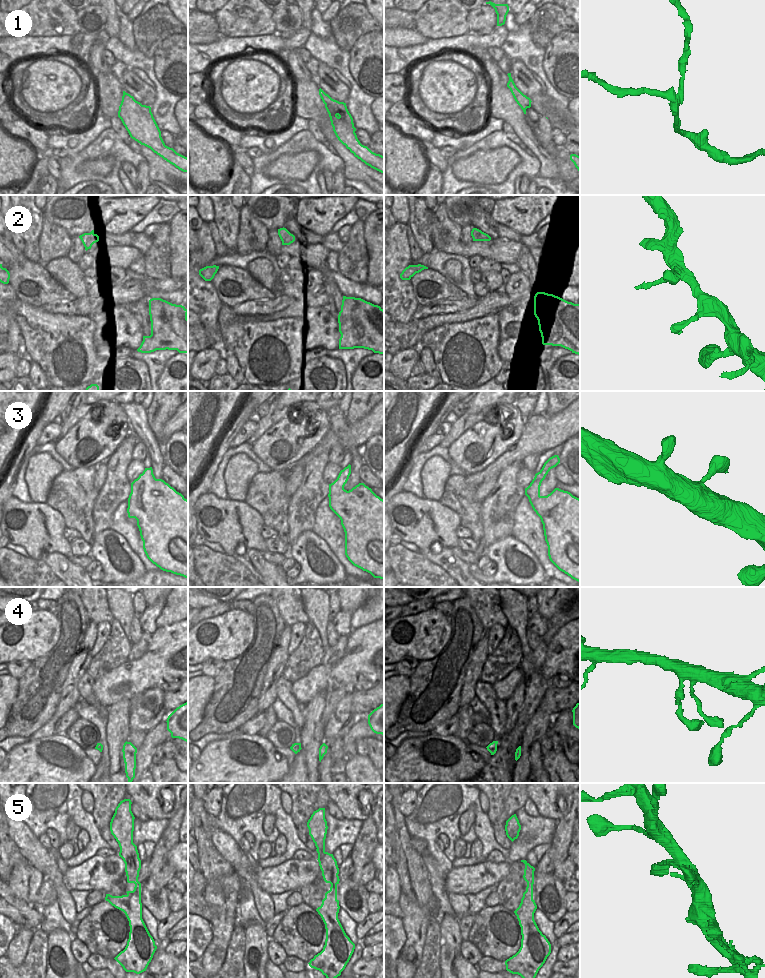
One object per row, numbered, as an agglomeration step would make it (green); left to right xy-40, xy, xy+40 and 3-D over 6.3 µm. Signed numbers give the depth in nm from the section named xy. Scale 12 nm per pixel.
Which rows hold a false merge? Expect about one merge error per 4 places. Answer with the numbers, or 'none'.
1

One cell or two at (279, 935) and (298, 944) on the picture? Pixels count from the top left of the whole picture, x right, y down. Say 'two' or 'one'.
one

